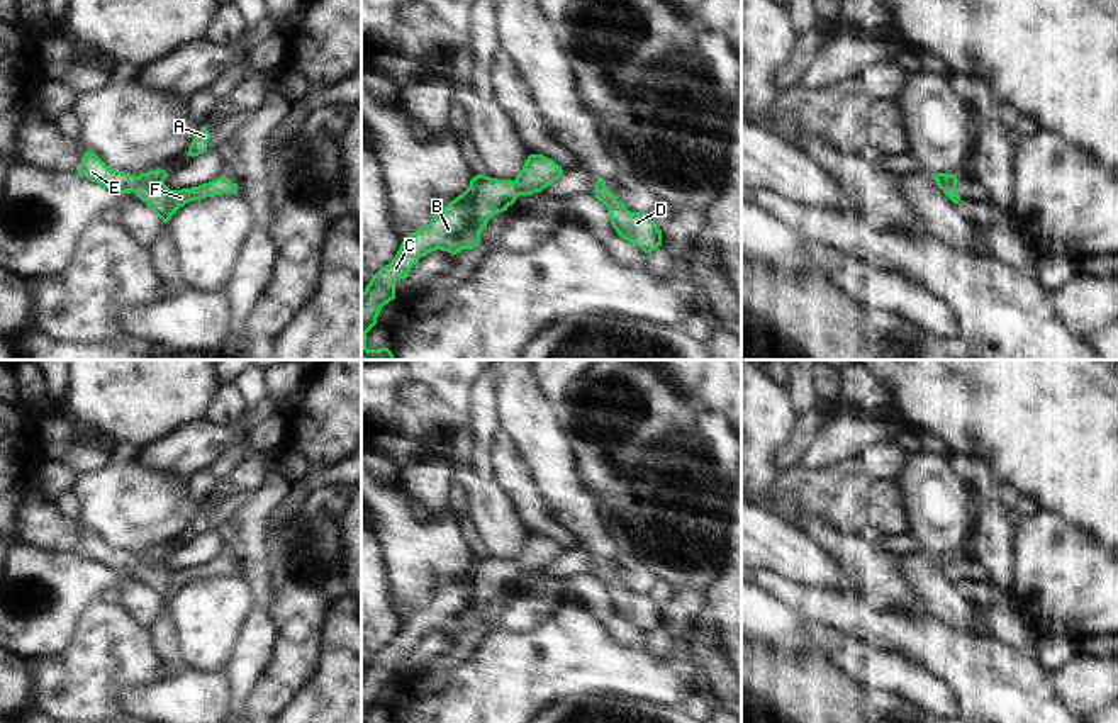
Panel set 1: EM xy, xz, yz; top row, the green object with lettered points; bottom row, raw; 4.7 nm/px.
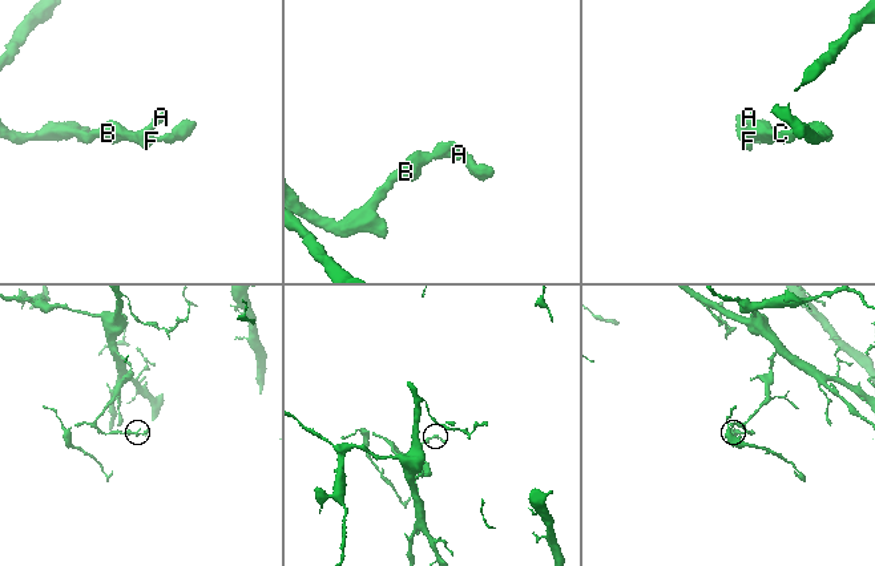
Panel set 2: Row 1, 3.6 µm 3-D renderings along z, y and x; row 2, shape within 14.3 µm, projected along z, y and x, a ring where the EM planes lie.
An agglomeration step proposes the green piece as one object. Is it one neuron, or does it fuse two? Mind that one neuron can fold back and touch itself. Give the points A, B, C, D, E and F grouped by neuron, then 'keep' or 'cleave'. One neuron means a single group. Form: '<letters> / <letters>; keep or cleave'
A B C D E F; keep

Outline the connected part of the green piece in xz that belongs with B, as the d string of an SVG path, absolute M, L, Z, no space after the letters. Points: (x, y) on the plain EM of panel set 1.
M529 535L514 562L473 557L461 575L436 591L428 606L411 613L395 638L372 657L361 674L361 723L366 723L366 713L377 704L382 687L395 679L395 662L407 659L421 636L436 630L456 635L477 628L492 596L507 591L519 575L541 572L562 553L553 540Z

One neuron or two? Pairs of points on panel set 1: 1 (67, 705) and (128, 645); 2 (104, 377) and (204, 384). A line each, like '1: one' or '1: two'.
1: one
2: one

